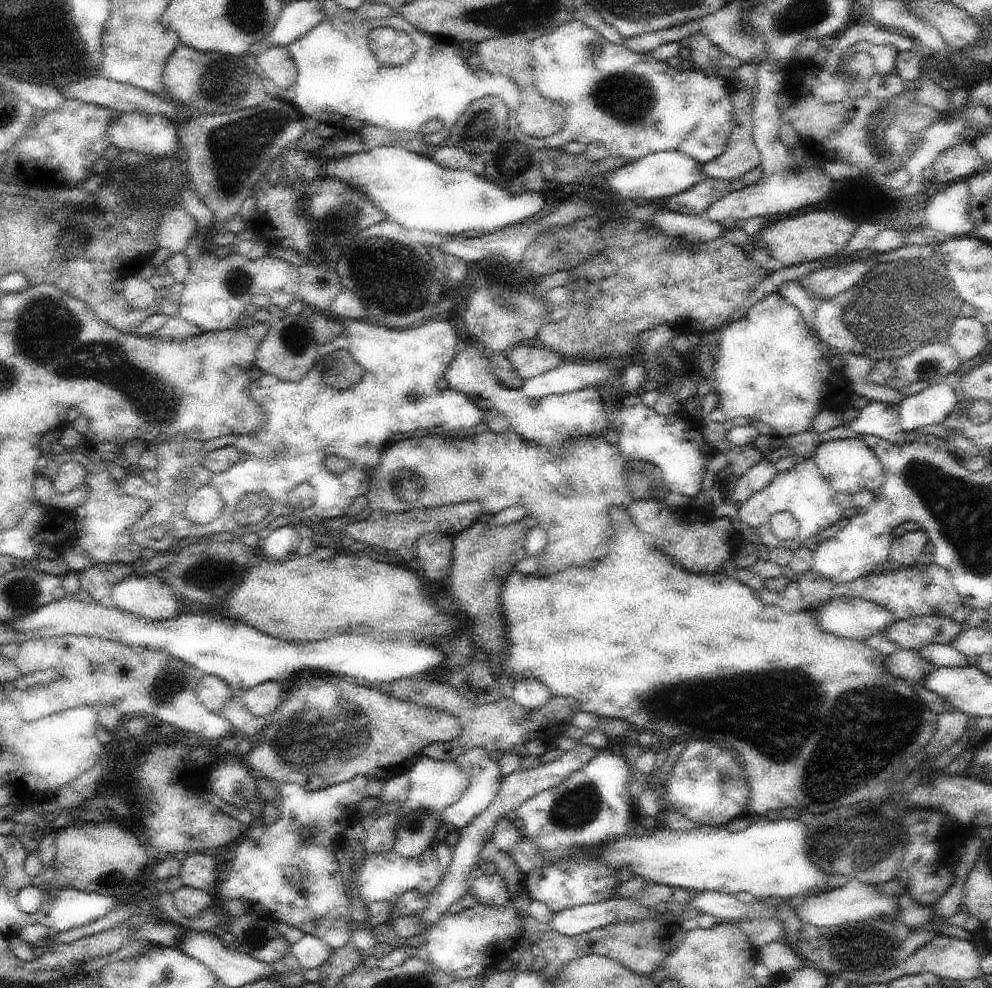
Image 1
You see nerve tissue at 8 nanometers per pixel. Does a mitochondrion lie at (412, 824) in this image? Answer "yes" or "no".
yes

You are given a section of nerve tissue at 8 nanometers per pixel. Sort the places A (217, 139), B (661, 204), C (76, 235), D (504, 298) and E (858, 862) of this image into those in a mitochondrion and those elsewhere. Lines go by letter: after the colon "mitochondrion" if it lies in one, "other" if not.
A: mitochondrion
B: other
C: mitochondrion
D: mitochondrion
E: mitochondrion

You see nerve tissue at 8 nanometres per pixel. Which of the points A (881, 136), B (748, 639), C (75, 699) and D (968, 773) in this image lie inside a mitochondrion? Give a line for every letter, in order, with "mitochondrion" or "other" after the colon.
A: mitochondrion
B: other
C: other
D: other

